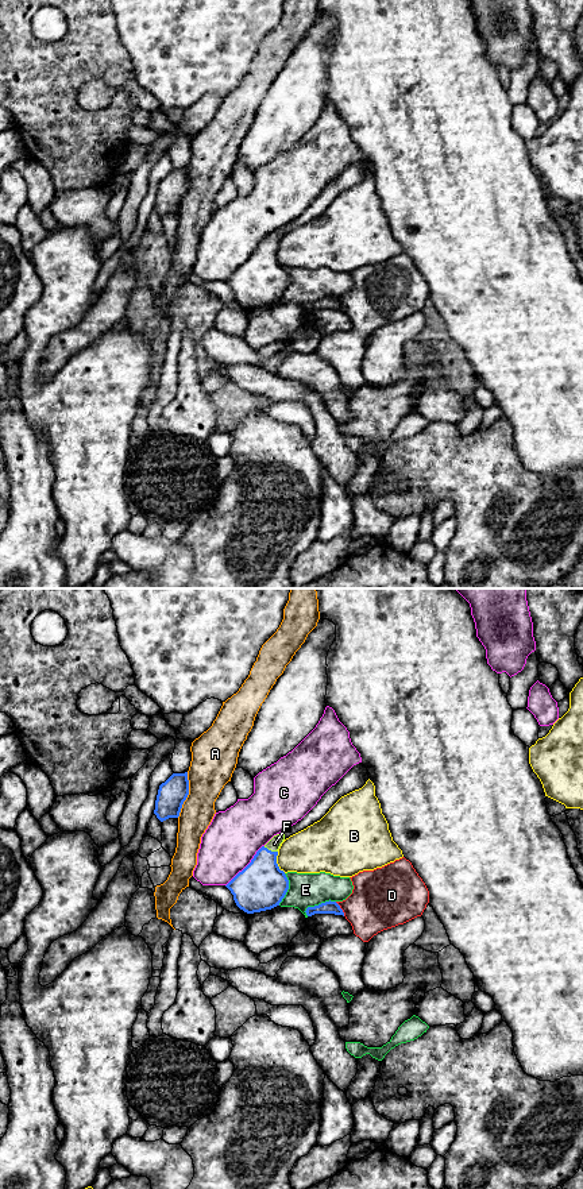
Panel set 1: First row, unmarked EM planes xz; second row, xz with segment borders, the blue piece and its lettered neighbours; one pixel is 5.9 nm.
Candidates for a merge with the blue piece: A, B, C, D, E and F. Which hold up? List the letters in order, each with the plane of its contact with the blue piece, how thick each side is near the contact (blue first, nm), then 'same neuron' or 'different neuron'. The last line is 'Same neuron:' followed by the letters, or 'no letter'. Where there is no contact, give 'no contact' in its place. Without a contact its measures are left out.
A: contact in xz; calibres 170 and 260 nm; different neuron
B: contact in xz; calibres 300 and 280 nm; different neuron
C: contact in xz; calibres 300 and 320 nm; different neuron
D: contact in xz; calibres 80 and 360 nm; different neuron
E: contact in xz; calibres 80 and 200 nm; different neuron
F: contact in xz; calibres 300 and 70 nm; same neuron
Same neuron: F

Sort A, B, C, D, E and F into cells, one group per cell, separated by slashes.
A / B / C / D / E / F

